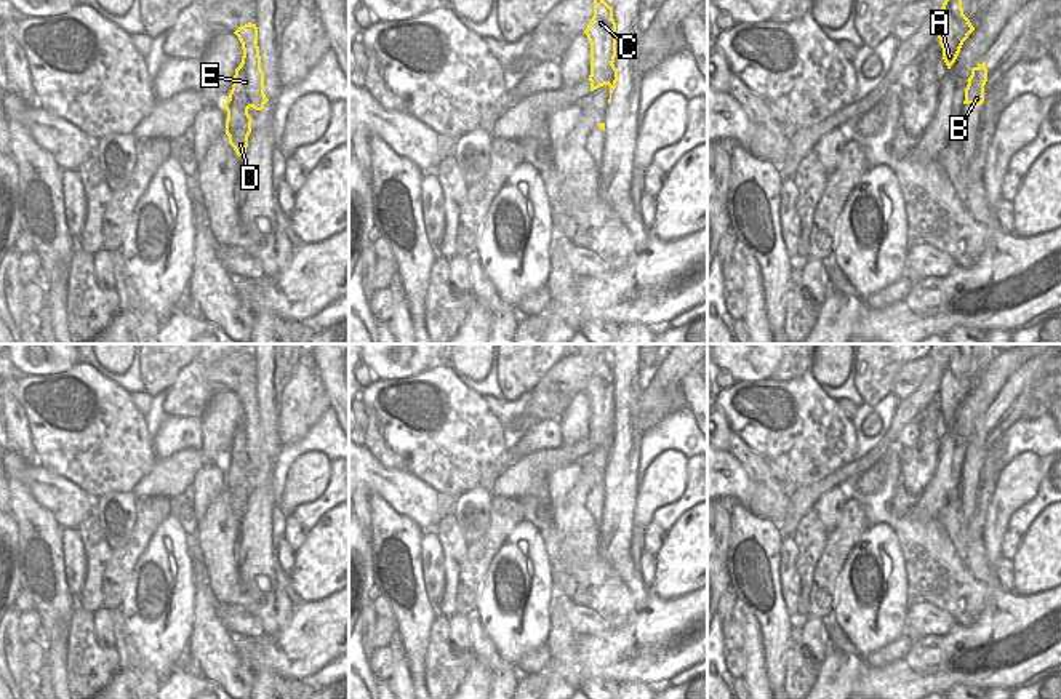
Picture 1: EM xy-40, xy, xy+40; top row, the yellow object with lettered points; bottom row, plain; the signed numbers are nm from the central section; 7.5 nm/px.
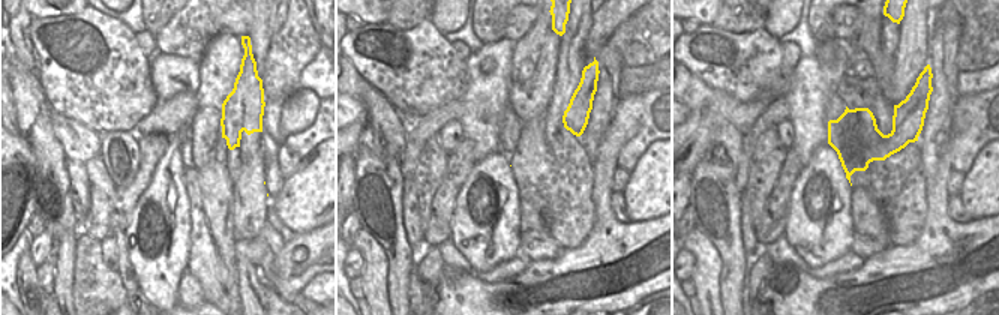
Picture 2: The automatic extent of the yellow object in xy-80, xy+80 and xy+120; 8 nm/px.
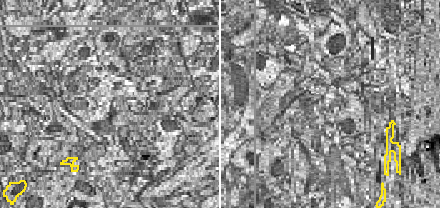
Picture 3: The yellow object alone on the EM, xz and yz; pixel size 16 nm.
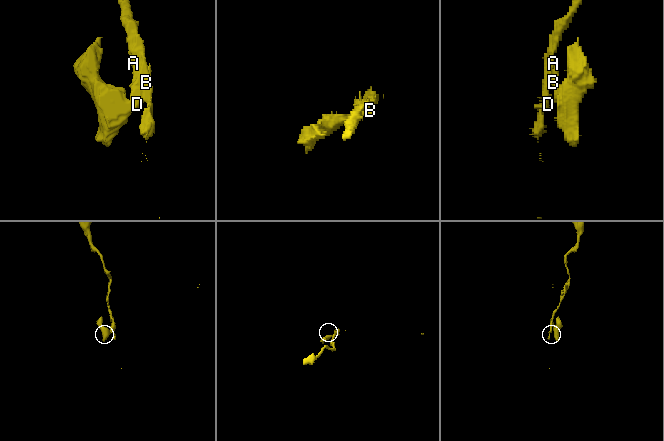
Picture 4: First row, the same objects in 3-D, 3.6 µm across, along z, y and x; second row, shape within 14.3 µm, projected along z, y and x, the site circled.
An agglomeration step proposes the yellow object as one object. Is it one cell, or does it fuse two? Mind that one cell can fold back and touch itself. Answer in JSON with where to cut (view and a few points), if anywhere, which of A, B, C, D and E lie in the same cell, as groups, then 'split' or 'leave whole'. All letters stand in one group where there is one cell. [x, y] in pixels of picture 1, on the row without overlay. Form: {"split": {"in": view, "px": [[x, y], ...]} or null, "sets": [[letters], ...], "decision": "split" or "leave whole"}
{"split": {"in": "xy", "px": [[616, 427], [610, 451]]}, "sets": [["A", "C", "D", "E"], ["B"]], "decision": "split"}

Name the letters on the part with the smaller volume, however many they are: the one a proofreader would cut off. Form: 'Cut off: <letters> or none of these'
Cut off: B

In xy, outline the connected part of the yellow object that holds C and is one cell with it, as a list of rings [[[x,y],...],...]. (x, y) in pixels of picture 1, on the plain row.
[[[605,353],[594,357],[594,374],[584,392],[591,401],[591,449],[608,443],[611,451],[615,416],[616,416],[616,381],[613,366],[605,360]]]

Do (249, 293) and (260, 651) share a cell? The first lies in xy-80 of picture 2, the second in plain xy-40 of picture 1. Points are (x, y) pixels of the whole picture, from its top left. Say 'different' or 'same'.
different

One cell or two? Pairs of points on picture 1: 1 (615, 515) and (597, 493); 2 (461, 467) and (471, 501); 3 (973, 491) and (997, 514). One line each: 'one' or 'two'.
1: two
2: two
3: two

